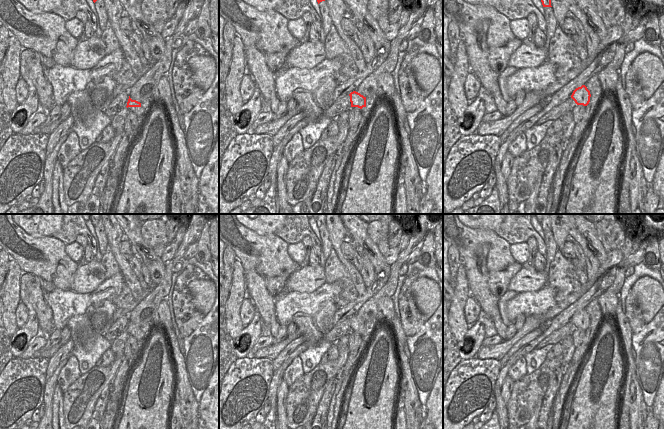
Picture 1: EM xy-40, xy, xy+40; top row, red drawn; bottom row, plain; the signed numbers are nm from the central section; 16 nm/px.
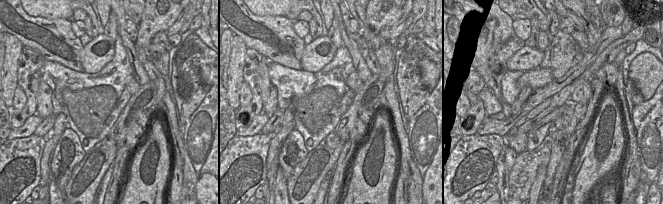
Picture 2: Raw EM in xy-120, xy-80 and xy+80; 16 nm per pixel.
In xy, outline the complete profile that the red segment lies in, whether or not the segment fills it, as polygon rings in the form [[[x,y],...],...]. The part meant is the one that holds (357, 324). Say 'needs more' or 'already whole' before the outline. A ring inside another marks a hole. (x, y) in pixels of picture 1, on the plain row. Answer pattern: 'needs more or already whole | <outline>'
already whole | [[[353,315],[349,318],[349,320],[350,320],[351,331],[358,331],[360,333],[366,331],[366,321],[364,321],[360,317]]]

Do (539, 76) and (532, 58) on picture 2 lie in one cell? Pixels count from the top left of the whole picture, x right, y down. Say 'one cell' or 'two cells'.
two cells

